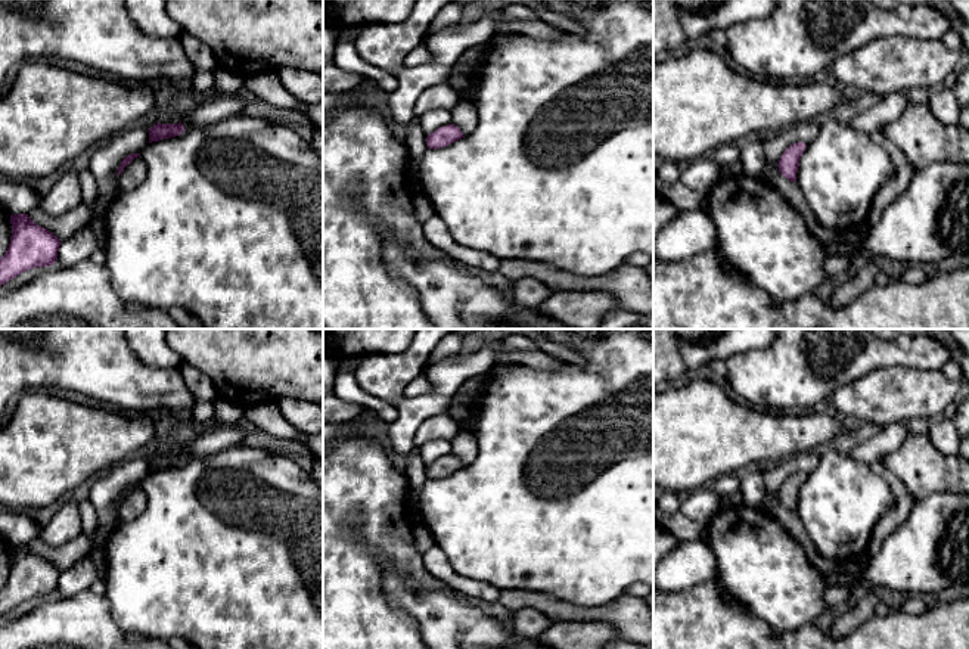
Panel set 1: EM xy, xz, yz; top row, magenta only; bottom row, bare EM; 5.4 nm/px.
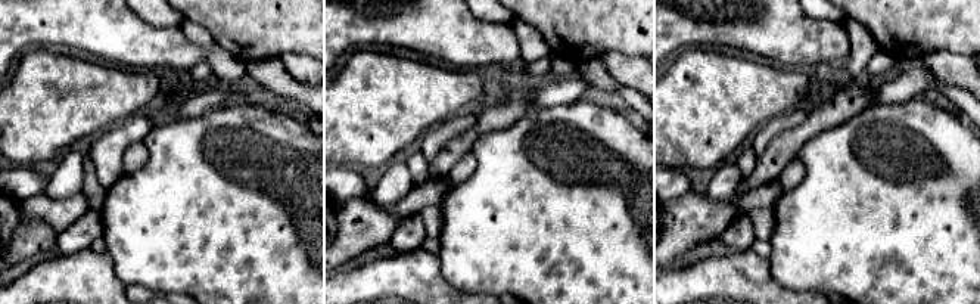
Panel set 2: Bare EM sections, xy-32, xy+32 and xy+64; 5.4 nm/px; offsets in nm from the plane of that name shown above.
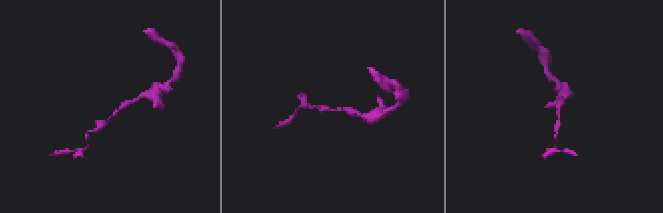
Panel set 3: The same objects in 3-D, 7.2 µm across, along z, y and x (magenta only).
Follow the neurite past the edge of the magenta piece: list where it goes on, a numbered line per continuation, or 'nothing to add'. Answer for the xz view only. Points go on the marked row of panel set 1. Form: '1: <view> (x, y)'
nothing to add

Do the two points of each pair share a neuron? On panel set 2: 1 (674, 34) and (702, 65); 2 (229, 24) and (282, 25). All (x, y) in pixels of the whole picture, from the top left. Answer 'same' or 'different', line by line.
1: different
2: same

